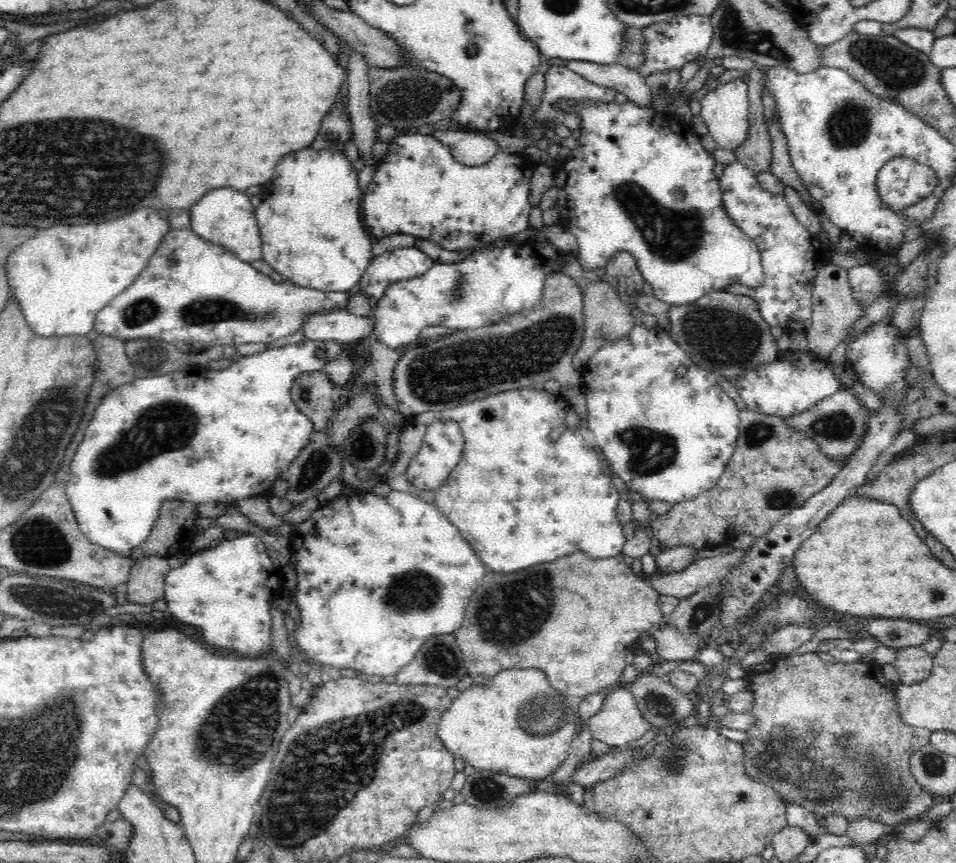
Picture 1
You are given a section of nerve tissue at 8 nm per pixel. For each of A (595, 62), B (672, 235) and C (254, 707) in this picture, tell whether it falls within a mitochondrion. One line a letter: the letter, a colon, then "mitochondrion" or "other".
A: other
B: mitochondrion
C: mitochondrion

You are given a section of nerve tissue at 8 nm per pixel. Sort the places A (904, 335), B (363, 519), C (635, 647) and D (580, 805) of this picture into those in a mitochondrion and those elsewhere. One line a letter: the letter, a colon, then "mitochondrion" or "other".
A: other
B: other
C: other
D: other

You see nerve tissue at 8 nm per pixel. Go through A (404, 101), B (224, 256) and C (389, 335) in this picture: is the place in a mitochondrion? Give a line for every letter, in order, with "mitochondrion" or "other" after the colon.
A: mitochondrion
B: other
C: other

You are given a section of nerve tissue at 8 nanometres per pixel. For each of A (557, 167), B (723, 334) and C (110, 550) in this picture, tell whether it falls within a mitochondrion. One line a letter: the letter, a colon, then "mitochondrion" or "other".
A: other
B: mitochondrion
C: other

